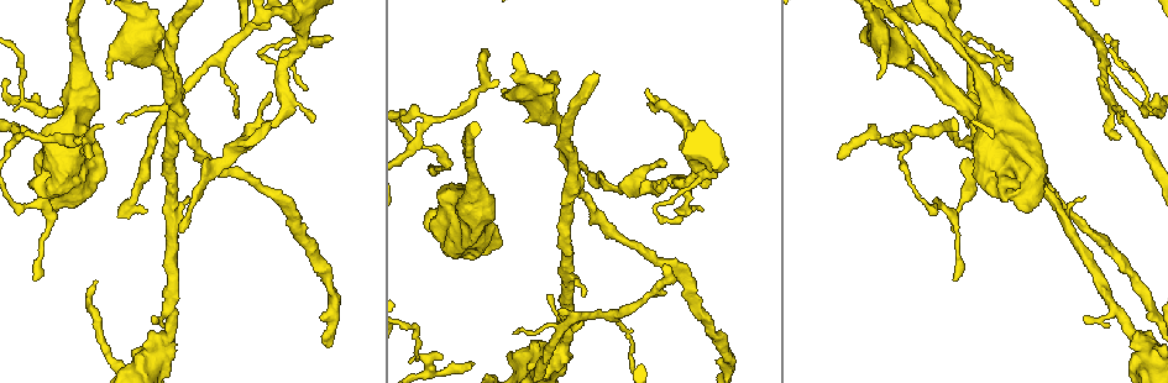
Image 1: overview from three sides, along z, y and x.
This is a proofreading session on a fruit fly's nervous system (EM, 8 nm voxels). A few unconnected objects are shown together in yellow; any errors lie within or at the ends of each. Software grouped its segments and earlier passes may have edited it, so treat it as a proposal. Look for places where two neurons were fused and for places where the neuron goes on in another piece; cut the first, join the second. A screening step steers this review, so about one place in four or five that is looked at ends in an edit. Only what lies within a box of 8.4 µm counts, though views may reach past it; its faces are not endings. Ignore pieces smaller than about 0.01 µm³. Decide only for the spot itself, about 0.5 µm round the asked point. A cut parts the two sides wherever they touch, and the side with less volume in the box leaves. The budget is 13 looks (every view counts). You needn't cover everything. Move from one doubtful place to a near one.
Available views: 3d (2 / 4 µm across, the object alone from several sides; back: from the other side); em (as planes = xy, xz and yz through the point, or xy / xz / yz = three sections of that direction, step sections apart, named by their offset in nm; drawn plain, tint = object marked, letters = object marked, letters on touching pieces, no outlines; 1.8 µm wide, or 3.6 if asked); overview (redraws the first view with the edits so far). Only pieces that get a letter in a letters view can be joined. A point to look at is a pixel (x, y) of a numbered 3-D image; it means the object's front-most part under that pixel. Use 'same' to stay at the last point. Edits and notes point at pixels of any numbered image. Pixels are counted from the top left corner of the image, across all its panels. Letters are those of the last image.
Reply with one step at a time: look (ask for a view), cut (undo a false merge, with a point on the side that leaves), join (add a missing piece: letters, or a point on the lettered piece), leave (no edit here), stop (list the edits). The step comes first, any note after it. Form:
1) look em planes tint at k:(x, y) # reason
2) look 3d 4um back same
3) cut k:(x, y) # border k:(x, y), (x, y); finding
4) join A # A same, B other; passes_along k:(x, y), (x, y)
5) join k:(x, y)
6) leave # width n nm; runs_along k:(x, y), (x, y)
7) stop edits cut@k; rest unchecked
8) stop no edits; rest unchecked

look 3d 4um at 1:(837, 157) # branch stops here

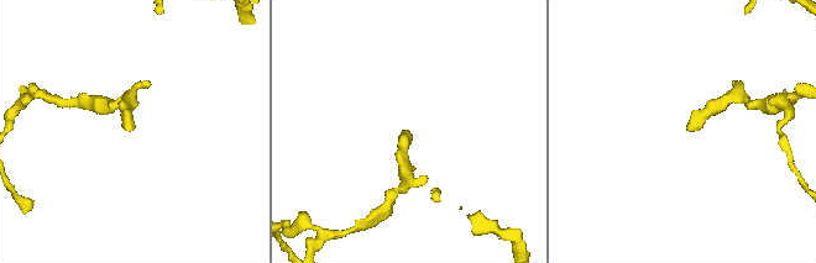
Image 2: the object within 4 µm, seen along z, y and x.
look em planes plain at 2:(134, 129) # shape alone is not enough

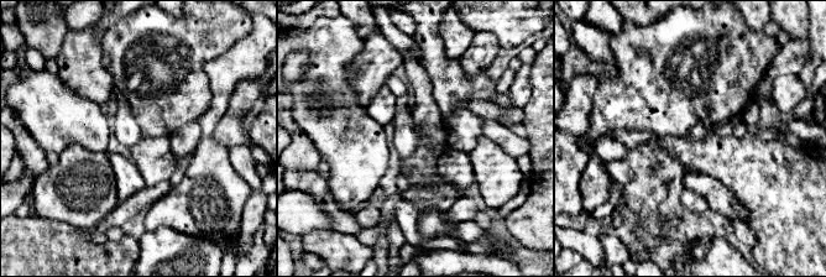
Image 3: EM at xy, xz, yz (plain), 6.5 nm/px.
look em planes letters same

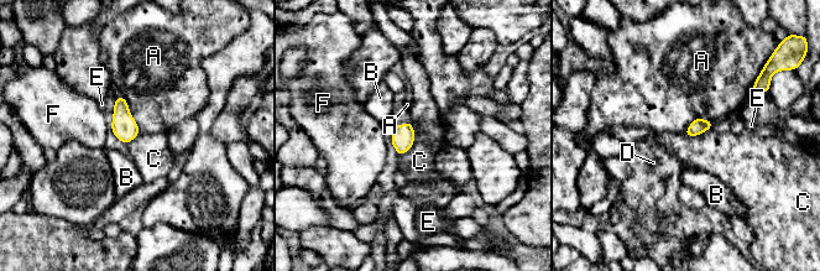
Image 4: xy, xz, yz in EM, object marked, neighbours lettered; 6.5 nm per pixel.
join D # longest_contact A 260 nm; A other, B other, C other, D same, E other, F other; it goes on there

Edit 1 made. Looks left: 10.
look 3d 2um at 1:(299, 31) # thick turns thin

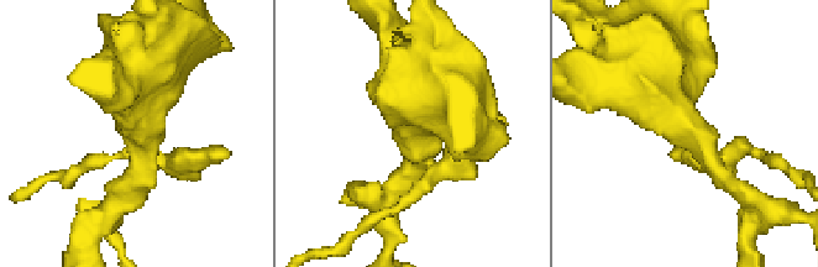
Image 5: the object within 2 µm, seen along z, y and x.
look em 3.6um xy step 16 letters at 5:(417, 130)

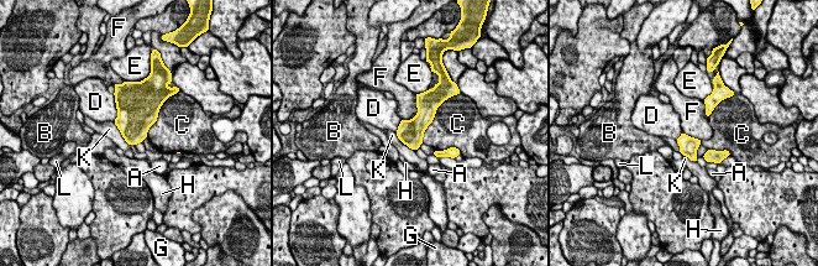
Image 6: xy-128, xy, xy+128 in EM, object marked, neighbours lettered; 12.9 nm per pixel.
look em 3.6um xz step 4 letters same # cut it another way

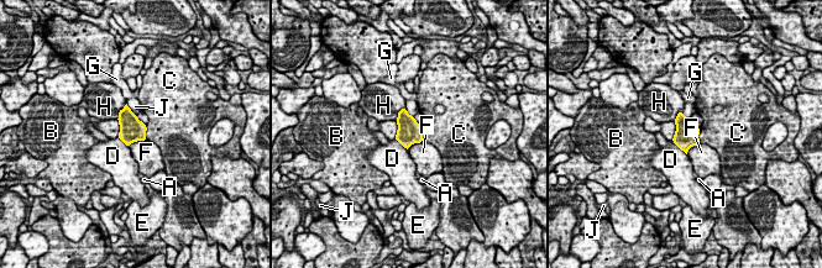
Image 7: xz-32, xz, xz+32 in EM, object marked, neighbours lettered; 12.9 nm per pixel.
leave # width 320 nm; A other, B other, C other, D other, E other, F other, G other, H other, J other; border 7:(146, 140), (139, 140), (129, 146); all the same neuron

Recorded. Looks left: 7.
look 3d 4um at 1:(1008, 199) # stops while still wide

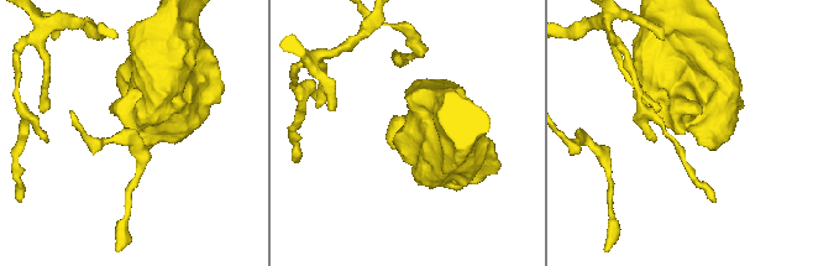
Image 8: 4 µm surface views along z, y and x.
look em planes plain at 8:(683, 131) # need the tissue

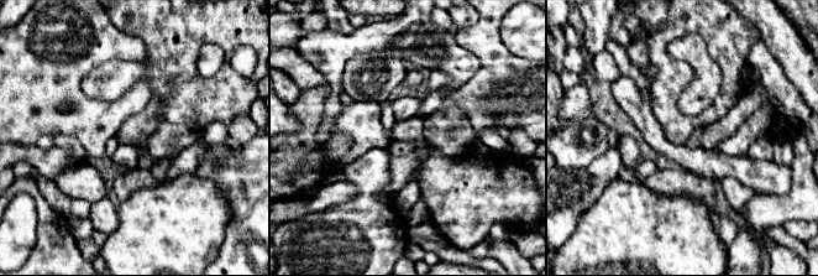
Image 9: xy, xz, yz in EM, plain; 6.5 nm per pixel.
look em planes letters same # see the neighbours

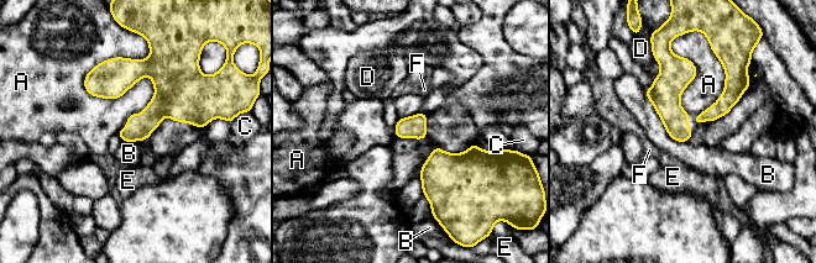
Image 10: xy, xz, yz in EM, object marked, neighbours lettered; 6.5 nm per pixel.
leave # A other, B other, C other, D other, E other, F other; border 10:(643, 90), (665, 131), (688, 142); no lettered piece goes on from it

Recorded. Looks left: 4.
look 3d 2um at 1:(879, 78) # an open end

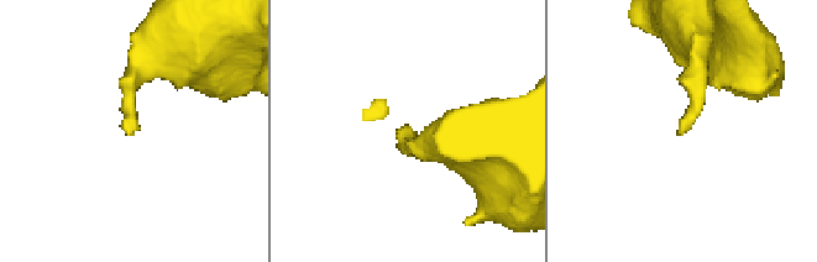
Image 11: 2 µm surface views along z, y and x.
look em planes letters at 11:(681, 131) # now the EM

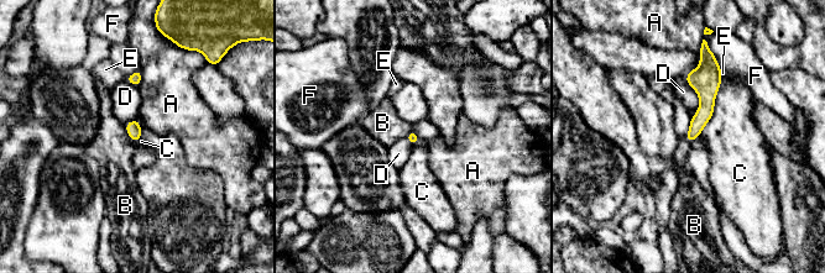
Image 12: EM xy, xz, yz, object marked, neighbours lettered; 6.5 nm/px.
leave # A other, B other, C other, D other, E other, F other; no lettered piece goes on from it

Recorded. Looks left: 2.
look em yz step 4 tint at 1:(569, 194) # arms run side by side

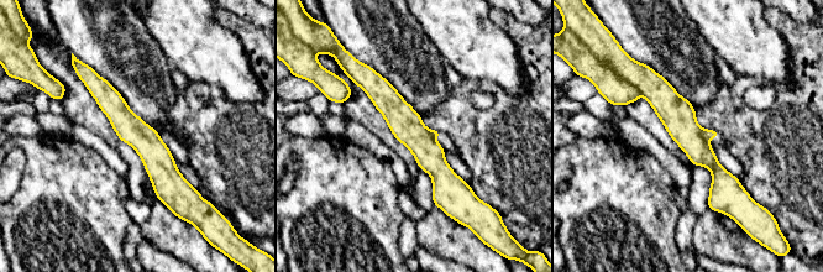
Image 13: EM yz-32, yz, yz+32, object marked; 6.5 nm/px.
look em planes letters same

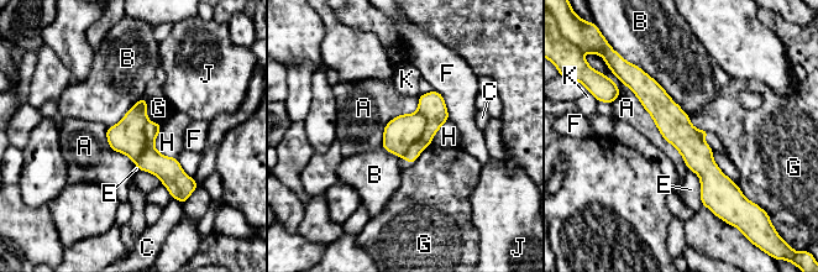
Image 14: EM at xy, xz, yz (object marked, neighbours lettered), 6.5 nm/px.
cut 14:(431, 105) # width 200 nm; A other, B other, C other, E other, F other, G other, H other, J other, K other; part_leaving 14:(150, 125), (150, 155), (176, 192); a second neuron is stuck on

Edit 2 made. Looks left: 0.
stop edits join@4, cut@14; rest unchecked

